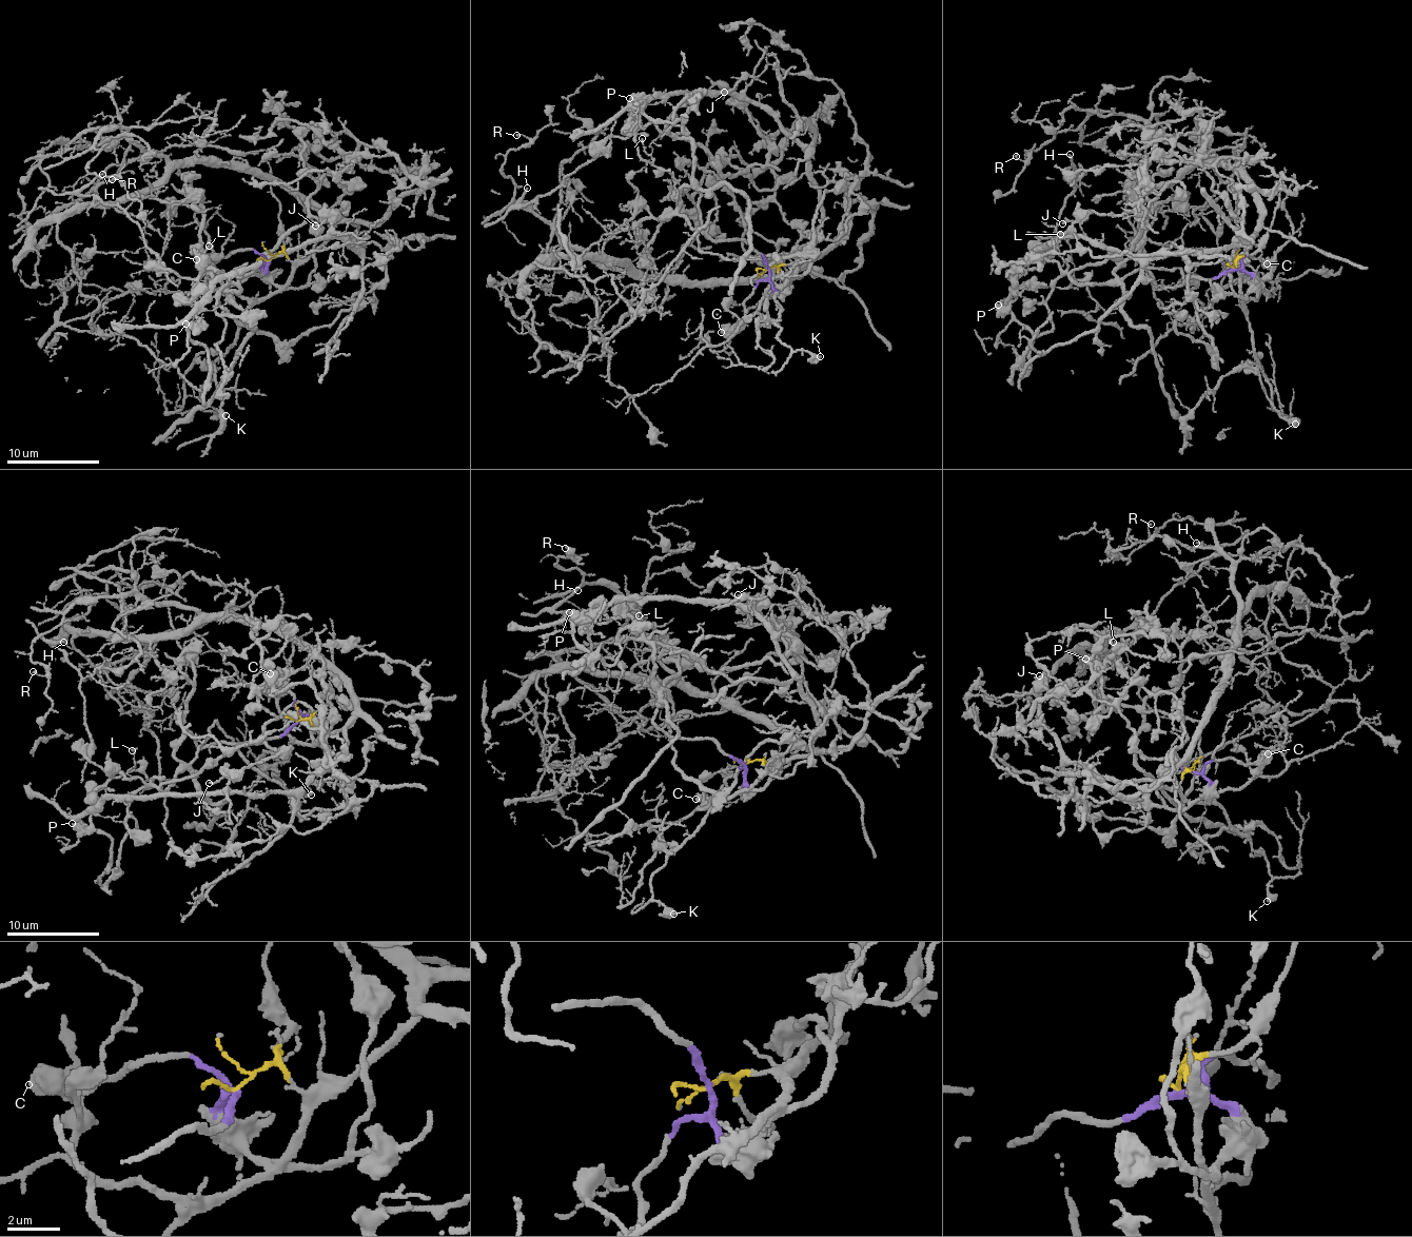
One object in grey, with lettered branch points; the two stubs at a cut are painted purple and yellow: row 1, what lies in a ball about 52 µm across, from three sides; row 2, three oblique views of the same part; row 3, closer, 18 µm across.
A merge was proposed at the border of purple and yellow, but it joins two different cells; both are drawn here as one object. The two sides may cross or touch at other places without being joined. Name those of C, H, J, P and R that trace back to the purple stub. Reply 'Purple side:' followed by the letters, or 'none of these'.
Purple side: C, H, J, P

